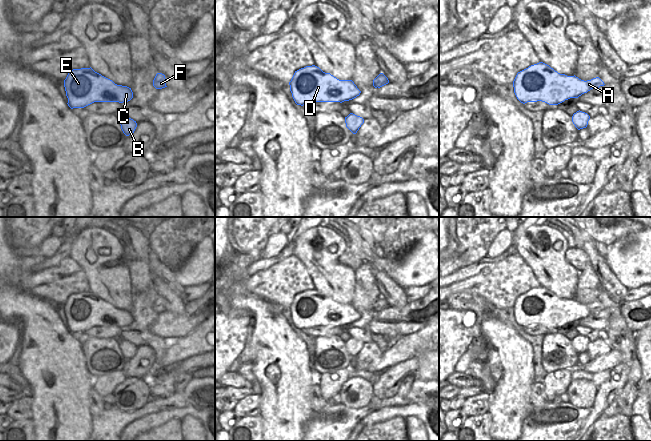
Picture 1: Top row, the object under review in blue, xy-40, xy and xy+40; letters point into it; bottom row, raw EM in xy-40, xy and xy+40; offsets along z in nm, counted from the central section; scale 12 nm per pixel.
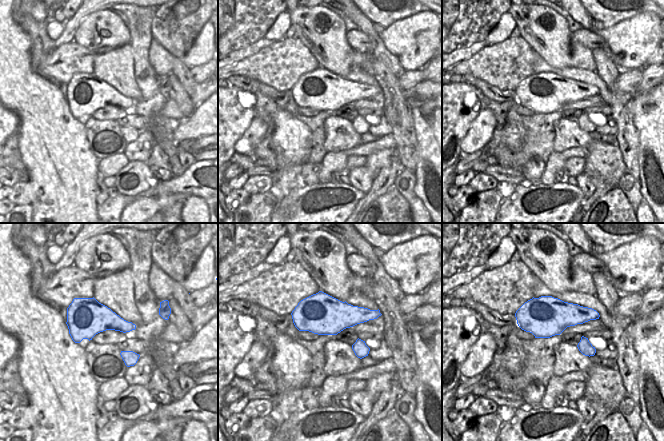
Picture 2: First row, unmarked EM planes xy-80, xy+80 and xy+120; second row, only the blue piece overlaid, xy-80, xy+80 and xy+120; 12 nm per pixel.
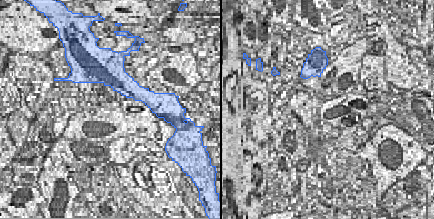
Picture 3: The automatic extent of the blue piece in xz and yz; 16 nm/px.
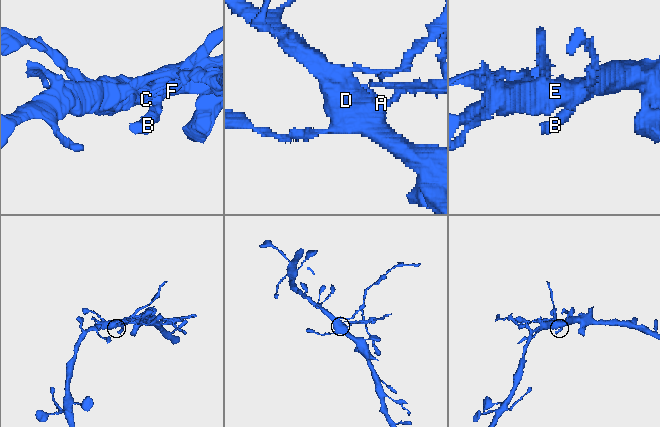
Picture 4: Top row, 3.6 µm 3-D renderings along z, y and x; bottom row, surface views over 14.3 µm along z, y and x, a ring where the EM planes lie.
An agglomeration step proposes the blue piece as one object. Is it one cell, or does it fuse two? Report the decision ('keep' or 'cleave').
cleave

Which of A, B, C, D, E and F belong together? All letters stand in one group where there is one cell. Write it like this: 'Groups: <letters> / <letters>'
Groups: A B C D E / F.

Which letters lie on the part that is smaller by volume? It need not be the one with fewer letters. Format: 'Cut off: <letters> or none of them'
Cut off: F

